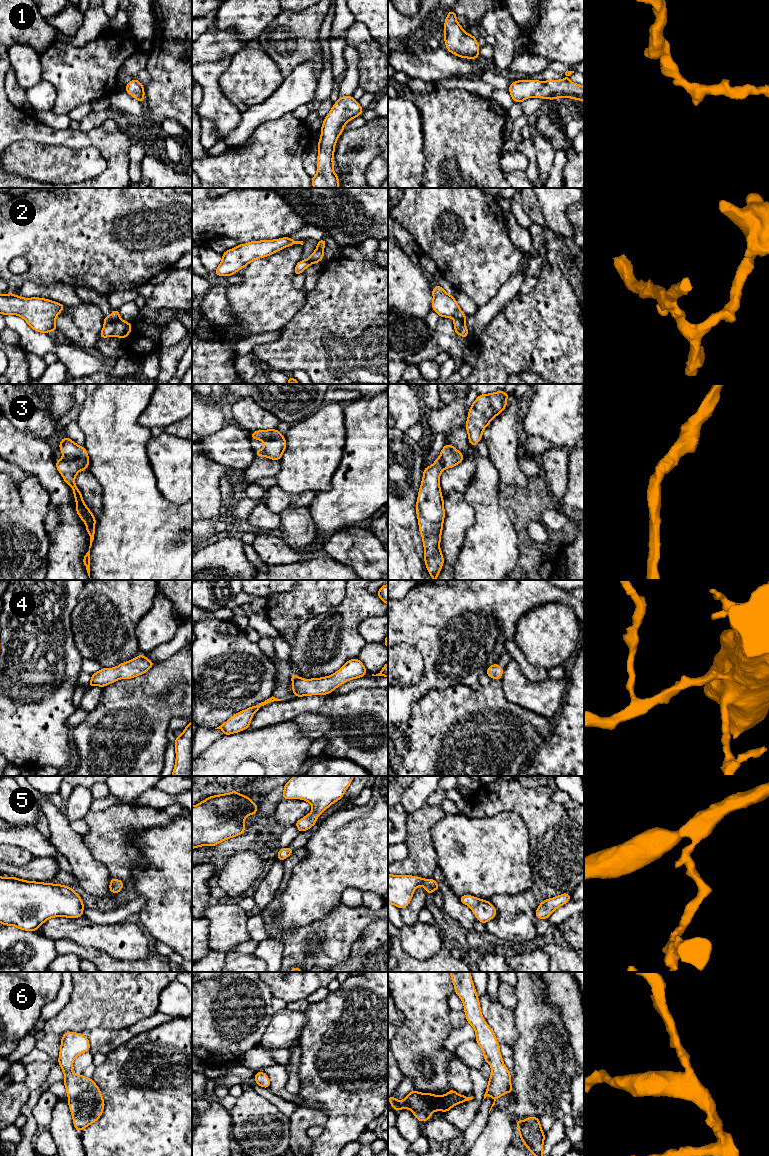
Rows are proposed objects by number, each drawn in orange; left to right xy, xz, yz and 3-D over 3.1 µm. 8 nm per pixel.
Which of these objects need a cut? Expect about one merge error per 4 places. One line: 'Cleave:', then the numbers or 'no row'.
Cleave: 2

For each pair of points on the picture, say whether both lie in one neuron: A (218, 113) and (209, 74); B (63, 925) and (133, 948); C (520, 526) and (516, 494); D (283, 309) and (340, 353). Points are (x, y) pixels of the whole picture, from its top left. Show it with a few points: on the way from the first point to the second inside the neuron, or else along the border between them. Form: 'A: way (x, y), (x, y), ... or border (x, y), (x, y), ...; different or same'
A: way (214, 103), (210, 84); same
B: way (80, 930), (99, 937), (116, 940); same
C: way (520, 518), (519, 502); same
D: border (305, 296), (302, 307), (280, 330); different

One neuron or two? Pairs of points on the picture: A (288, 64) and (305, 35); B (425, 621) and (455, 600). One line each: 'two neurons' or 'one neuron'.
A: one neuron
B: one neuron

